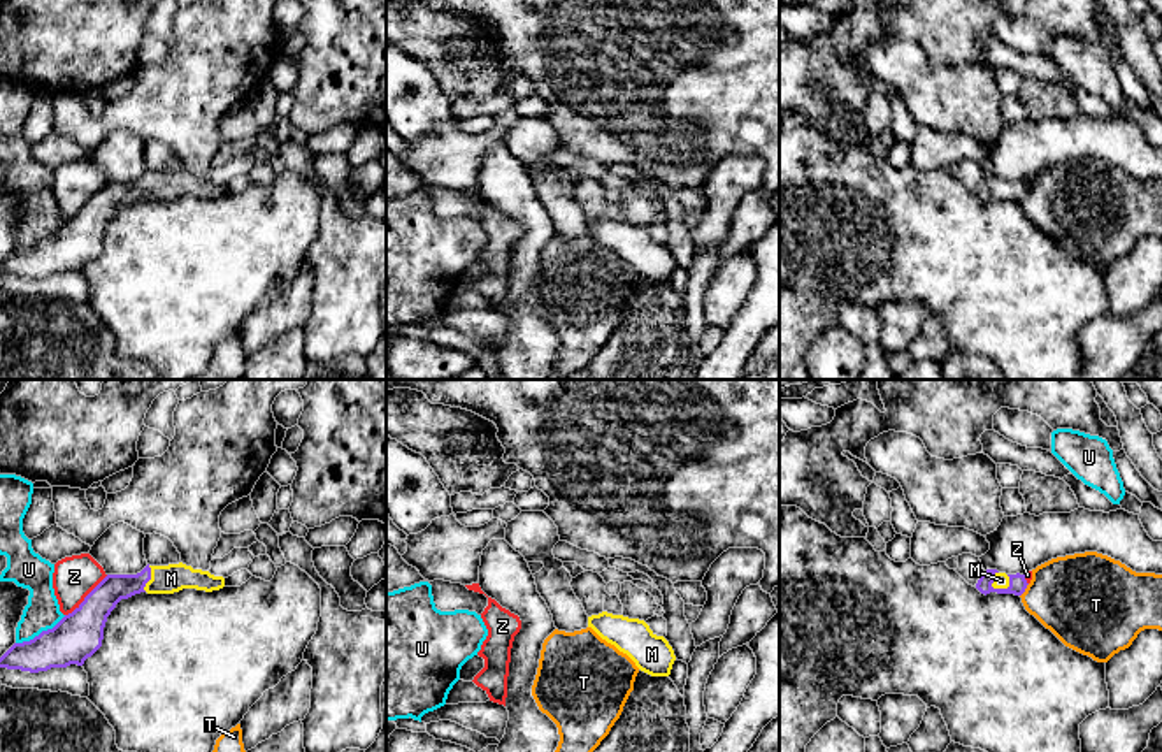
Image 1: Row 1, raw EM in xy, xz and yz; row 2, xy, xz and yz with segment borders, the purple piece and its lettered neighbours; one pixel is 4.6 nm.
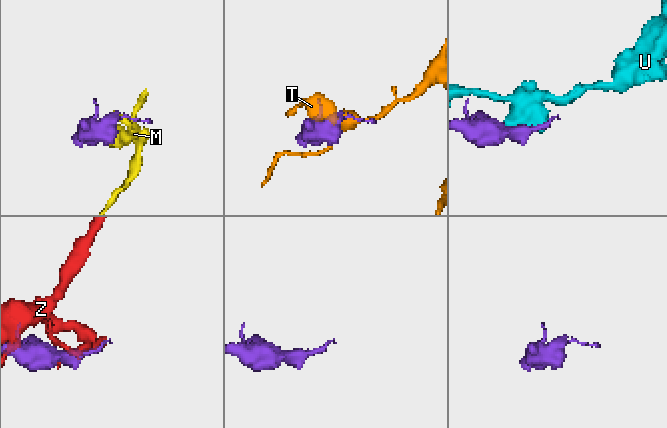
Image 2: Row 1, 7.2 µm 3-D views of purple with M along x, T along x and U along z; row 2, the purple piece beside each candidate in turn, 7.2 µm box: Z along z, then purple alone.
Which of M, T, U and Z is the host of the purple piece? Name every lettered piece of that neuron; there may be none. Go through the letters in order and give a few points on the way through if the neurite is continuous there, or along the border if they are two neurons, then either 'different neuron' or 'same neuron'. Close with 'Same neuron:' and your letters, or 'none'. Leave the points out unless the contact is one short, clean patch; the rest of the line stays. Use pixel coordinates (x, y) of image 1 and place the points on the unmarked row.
M: way yz (1017, 188), (1006, 194), (990, 192), (1001, 187); same neuron
T: different neuron
U: border xy (65, 222), (51, 234), (16, 250); different neuron
Z: different neuron
Same neuron: M

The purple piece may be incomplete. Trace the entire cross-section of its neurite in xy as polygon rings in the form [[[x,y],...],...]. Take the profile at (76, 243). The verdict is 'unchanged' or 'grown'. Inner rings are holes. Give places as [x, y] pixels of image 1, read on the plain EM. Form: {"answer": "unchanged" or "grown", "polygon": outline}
{"answer": "grown", "polygon": [[[183,169],[169,172],[147,170],[137,181],[107,181],[53,235],[42,237],[30,248],[14,249],[0,264],[0,274],[39,279],[70,271],[82,272],[102,253],[107,223],[121,206],[140,199],[174,200],[183,195],[212,199],[223,193],[223,183],[193,176]]]}

